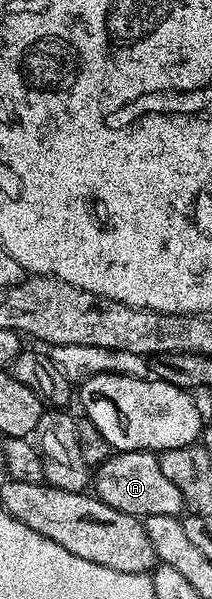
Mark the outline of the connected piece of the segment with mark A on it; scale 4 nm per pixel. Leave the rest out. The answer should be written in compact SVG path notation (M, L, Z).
M125 450L112 453L93 474L93 494L105 504L126 514L146 516L149 514L184 513L185 507L177 484L172 484L161 472L161 464L154 453L146 450Z

